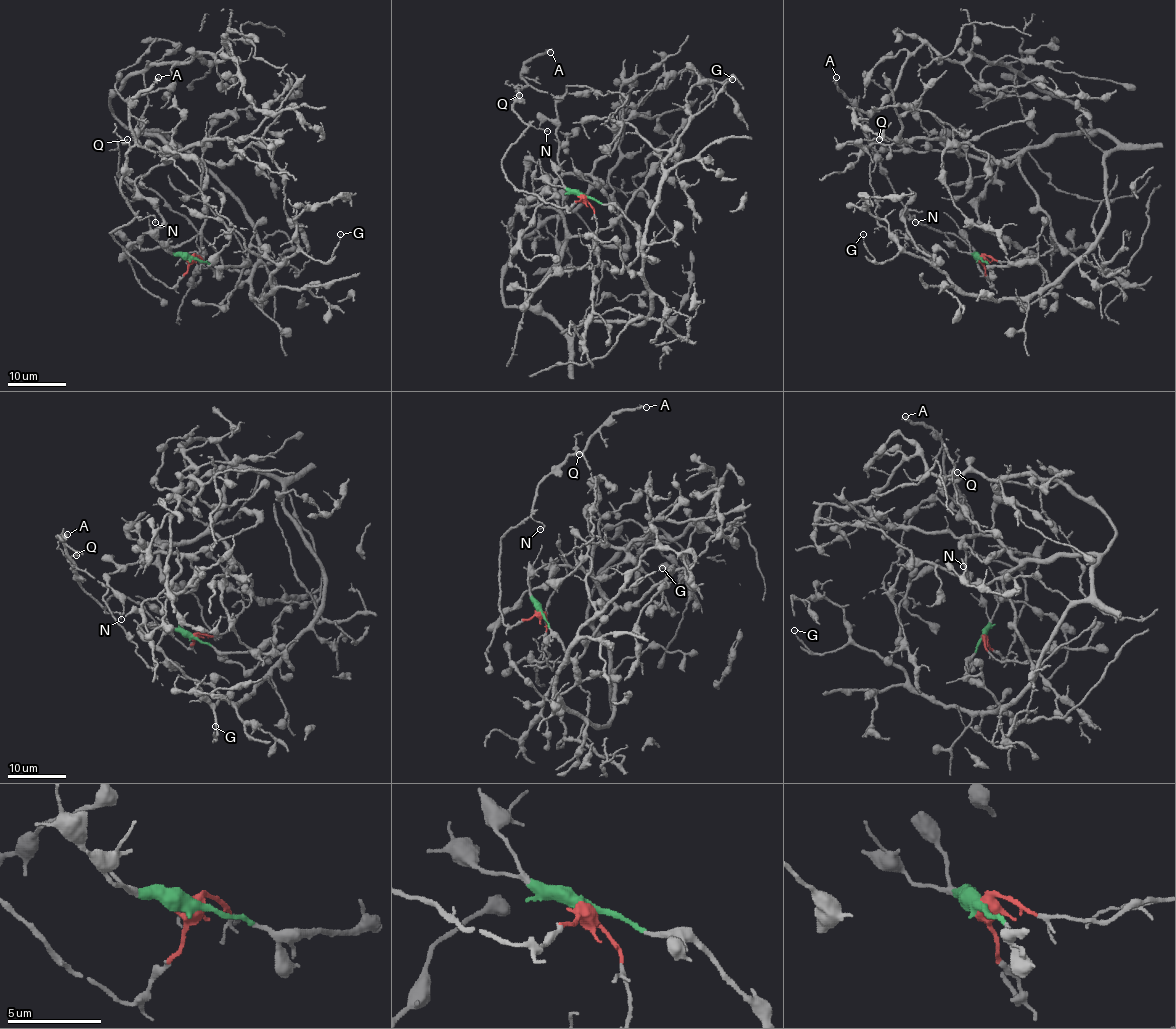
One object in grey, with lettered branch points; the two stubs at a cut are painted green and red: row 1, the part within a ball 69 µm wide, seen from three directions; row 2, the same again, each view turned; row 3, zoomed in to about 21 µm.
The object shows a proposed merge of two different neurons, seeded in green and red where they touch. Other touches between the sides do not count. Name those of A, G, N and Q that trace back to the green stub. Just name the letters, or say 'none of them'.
G

